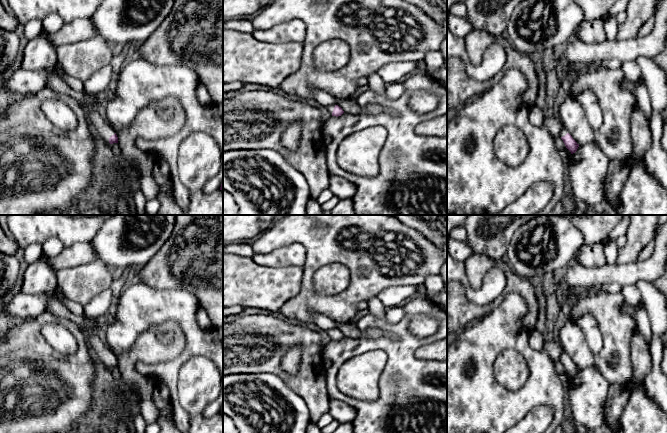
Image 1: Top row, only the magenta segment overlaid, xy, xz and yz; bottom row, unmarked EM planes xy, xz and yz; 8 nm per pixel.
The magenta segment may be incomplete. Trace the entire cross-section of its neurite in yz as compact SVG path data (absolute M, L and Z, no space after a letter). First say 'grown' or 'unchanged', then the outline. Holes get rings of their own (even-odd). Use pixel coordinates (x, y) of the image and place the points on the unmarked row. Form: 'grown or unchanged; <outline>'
grown; M563 349L560 355L560 361L571 378L577 375L579 368L572 362L572 360L567 356Z

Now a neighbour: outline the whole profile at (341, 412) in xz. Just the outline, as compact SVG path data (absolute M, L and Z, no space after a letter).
M330 399L330 415L339 424L353 423L356 418L356 410L343 401Z

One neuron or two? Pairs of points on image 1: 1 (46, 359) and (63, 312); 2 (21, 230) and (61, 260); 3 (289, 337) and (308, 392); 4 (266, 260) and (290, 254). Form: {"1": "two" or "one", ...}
{"1": "two", "2": "two", "3": "one", "4": "one"}

